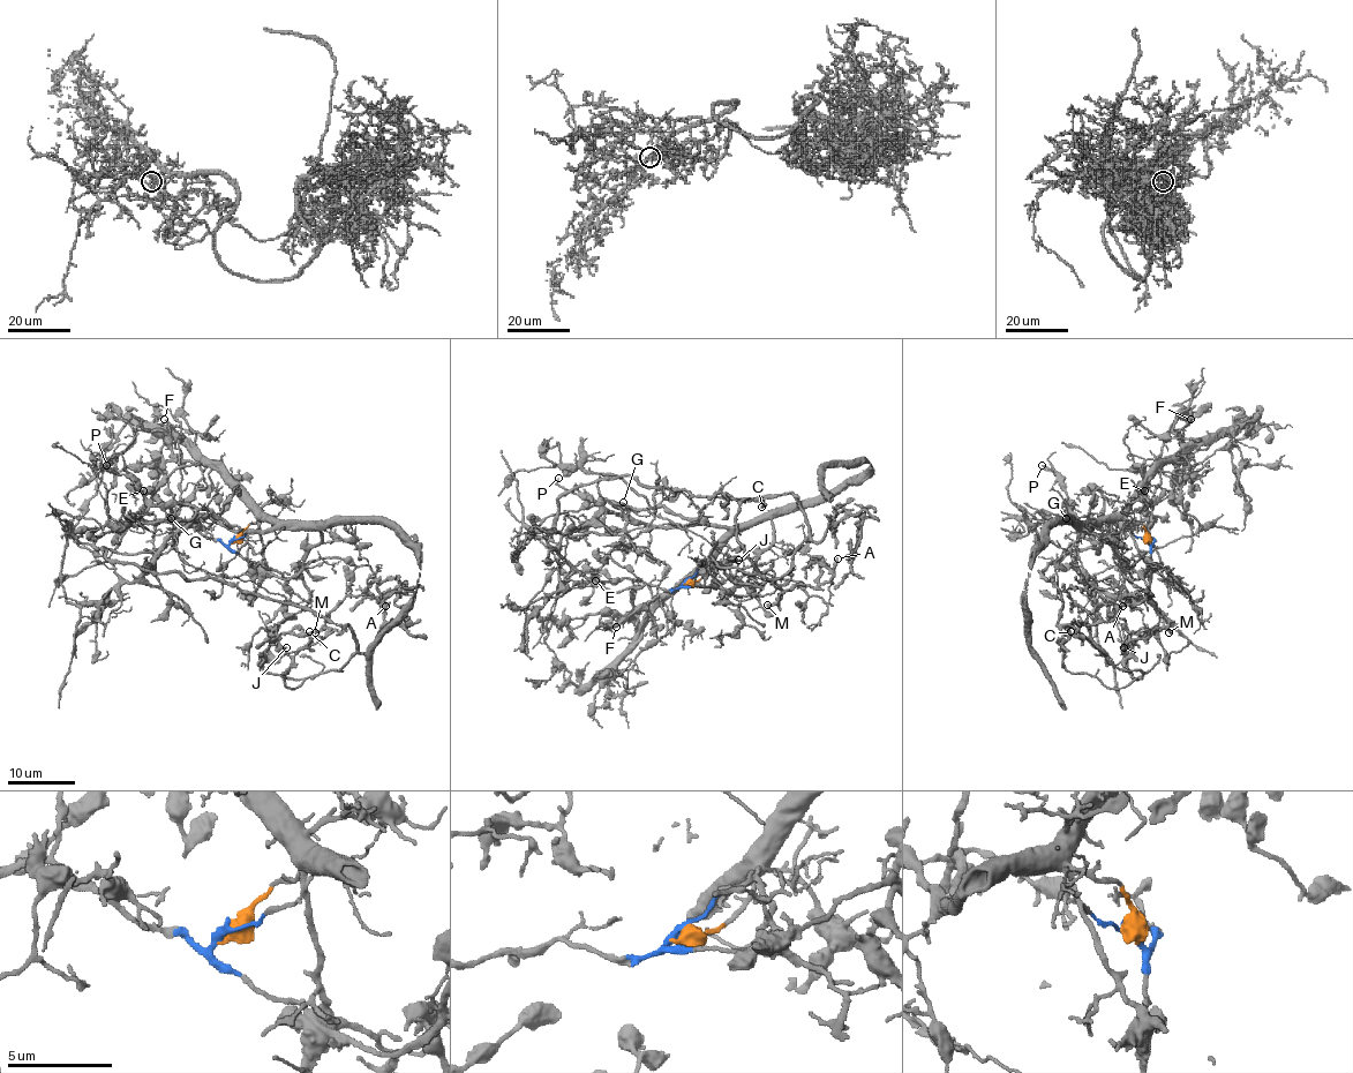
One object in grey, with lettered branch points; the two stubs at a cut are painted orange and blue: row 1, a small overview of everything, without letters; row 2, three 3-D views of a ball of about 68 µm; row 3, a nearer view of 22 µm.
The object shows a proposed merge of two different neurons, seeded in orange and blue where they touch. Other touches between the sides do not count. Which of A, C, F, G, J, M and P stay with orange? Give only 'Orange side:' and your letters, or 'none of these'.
Orange side: F, G, P

